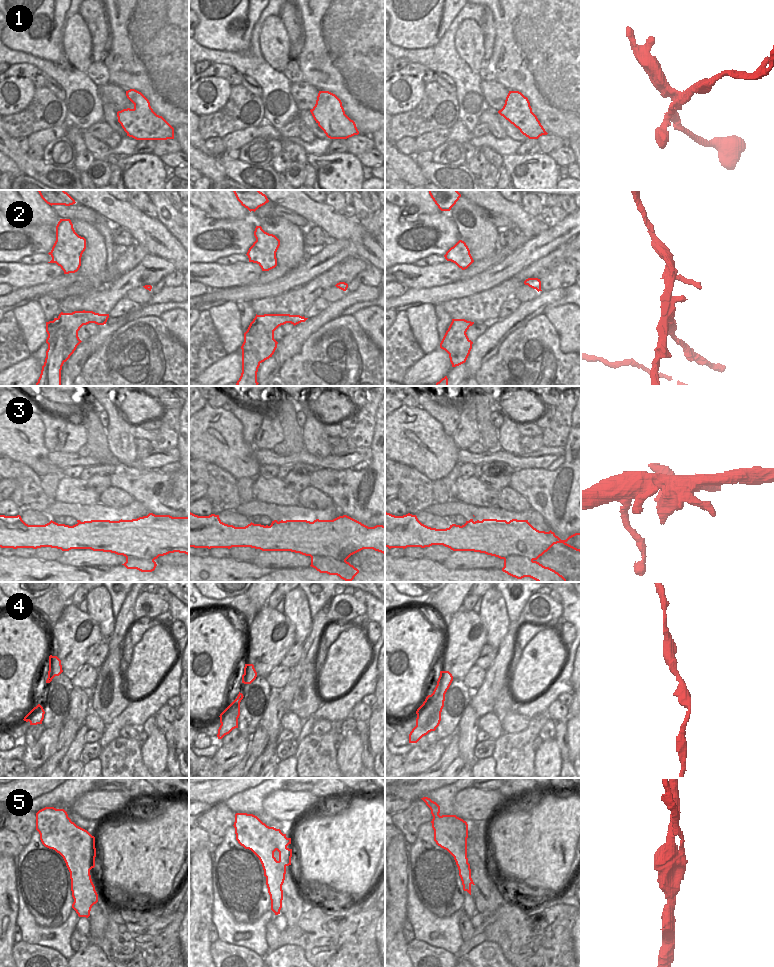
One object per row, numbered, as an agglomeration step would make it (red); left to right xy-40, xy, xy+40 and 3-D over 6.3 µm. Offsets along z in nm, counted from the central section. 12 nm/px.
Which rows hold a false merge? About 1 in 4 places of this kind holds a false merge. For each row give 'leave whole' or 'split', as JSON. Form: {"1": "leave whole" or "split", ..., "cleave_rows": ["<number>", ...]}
{"1": "split", "2": "split", "3": "split", "4": "leave whole", "5": "split", "cleave_rows": ["1", "2", "3", "5"]}

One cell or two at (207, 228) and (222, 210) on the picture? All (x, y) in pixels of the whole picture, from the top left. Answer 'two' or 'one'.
two

